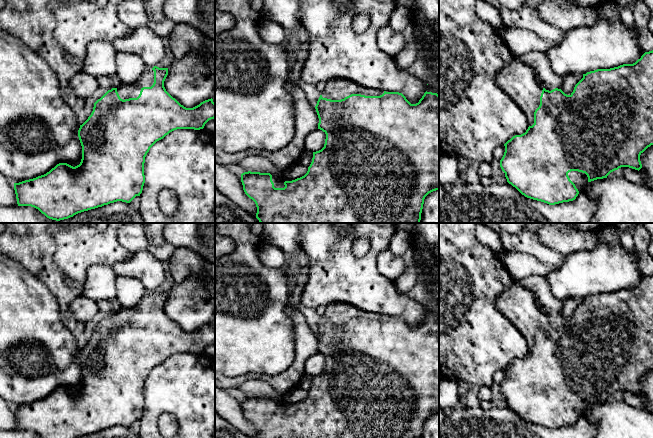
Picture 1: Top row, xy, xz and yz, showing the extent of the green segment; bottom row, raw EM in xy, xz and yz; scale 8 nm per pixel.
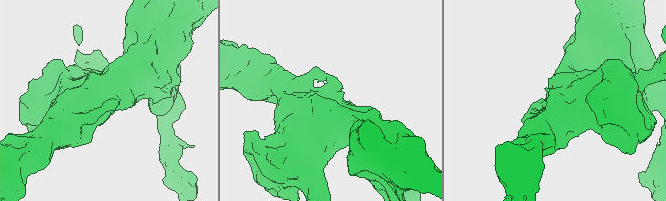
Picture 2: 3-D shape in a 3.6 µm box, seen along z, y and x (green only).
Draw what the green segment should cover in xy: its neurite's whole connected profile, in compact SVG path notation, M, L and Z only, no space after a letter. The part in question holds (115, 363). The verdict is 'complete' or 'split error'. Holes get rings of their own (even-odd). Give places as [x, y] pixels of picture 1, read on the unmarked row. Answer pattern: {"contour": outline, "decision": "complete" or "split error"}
{"contour": "M154 290L151 294L144 294L134 307L121 307L118 312L108 314L94 327L91 339L78 354L82 370L80 388L73 391L67 387L59 387L44 399L14 407L18 430L31 430L42 438L78 438L117 425L130 427L136 420L140 420L145 407L145 381L150 372L174 354L200 354L215 342L215 327L212 322L193 332L186 332L173 322L164 311L167 299L168 292Z", "decision": "split error"}

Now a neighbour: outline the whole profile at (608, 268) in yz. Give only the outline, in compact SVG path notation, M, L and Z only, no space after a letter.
M601 241L596 249L579 251L566 256L558 268L545 276L552 295L562 301L571 297L586 298L597 293L610 293L623 288L633 288L645 277L637 265L635 249L626 251L619 241Z

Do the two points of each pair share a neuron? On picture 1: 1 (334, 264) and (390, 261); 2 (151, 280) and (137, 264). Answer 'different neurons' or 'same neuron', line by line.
1: different neurons
2: same neuron

